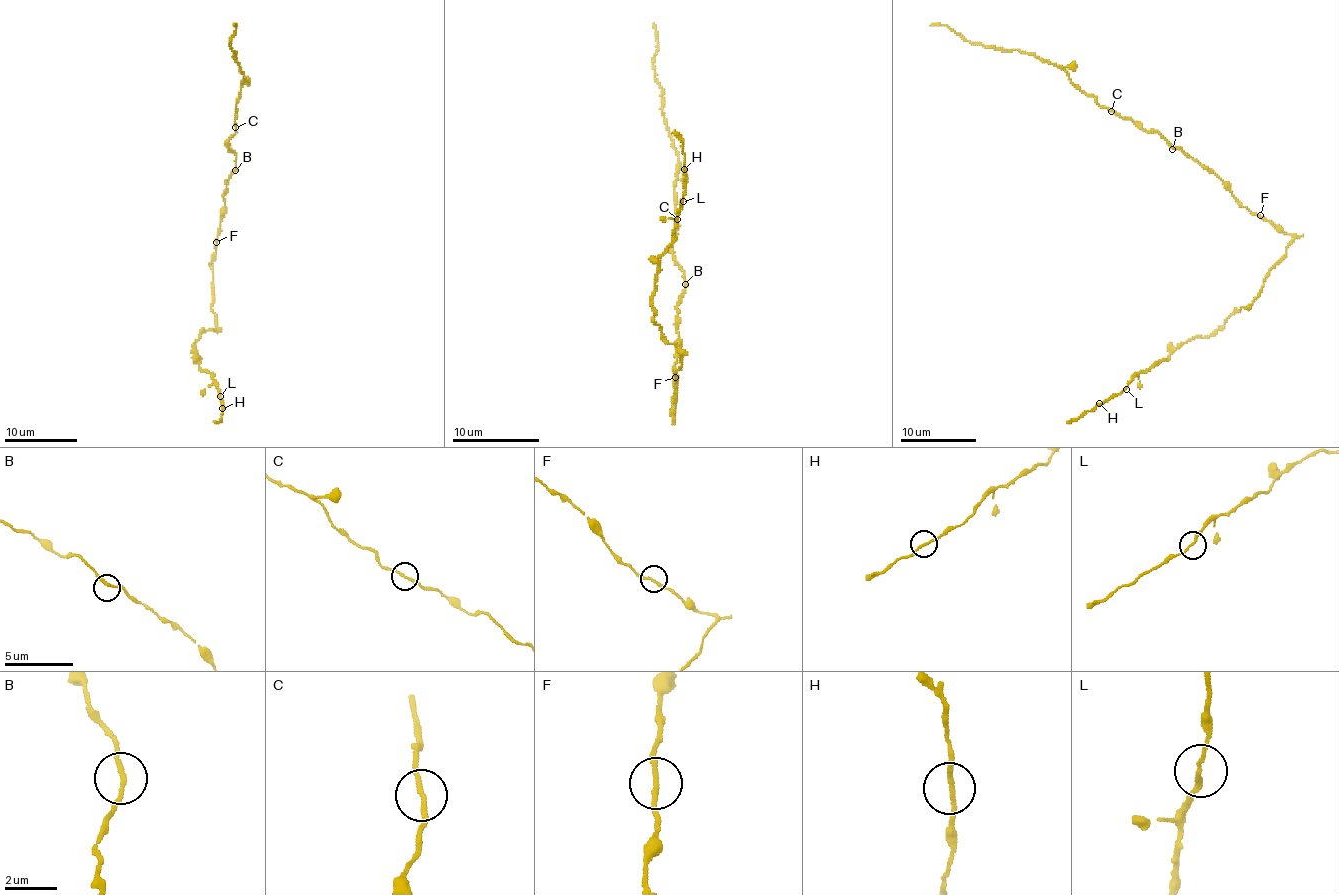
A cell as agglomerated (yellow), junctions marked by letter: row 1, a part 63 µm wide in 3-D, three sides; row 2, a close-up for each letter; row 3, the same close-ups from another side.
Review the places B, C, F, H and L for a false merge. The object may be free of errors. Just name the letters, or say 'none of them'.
C

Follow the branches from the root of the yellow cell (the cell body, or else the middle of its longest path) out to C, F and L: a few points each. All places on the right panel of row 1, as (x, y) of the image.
C: (1243, 207), (1213, 173), (1180, 149), (1174, 149), (1157, 132), (1140, 129), (1130, 119), (1123, 119), (1112, 111)
F: (1243, 207), (1260, 215)
L: (1243, 207), (1294, 238), (1260, 295), (1209, 335), (1188, 339), (1166, 359), (1140, 371), (1126, 389)

